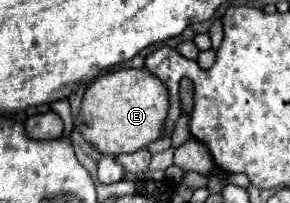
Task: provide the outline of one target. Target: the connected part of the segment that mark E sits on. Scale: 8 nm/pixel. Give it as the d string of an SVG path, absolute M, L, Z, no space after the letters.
M118 69L92 81L82 97L74 127L100 155L132 153L160 139L168 113L166 85L146 69Z

